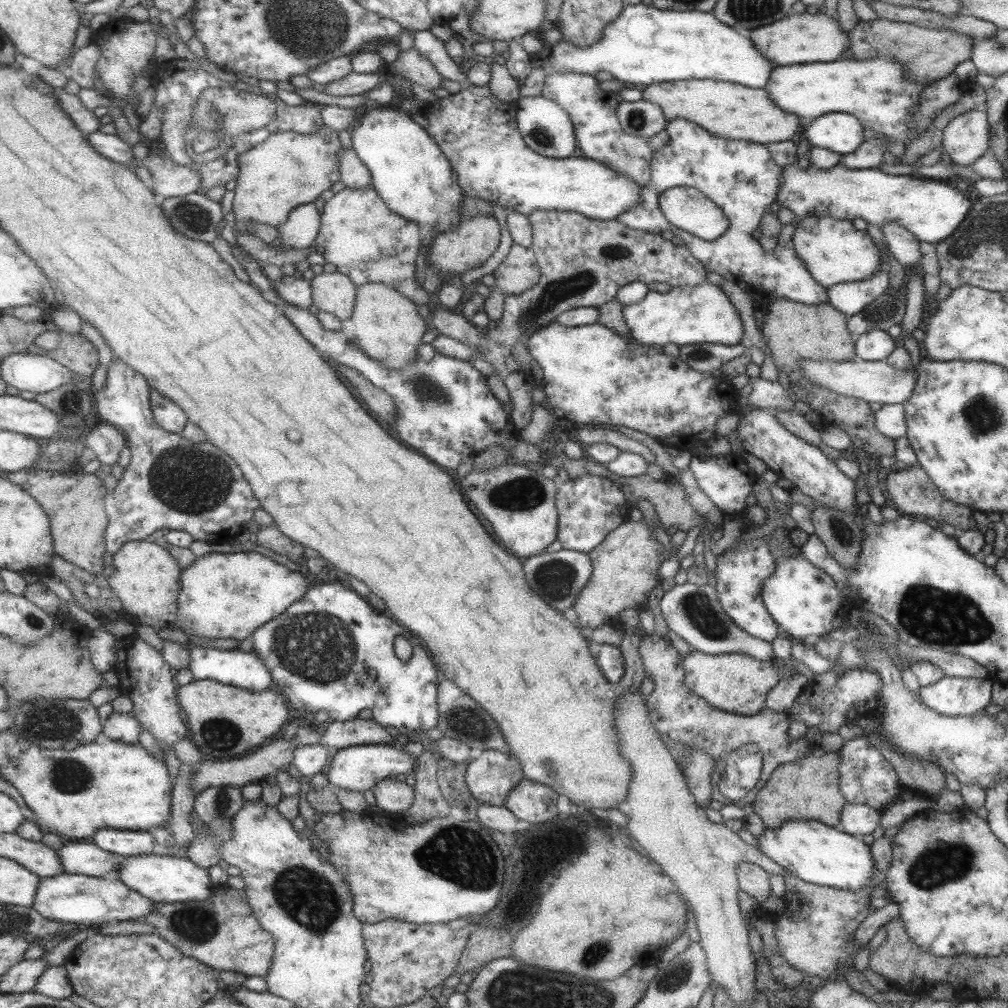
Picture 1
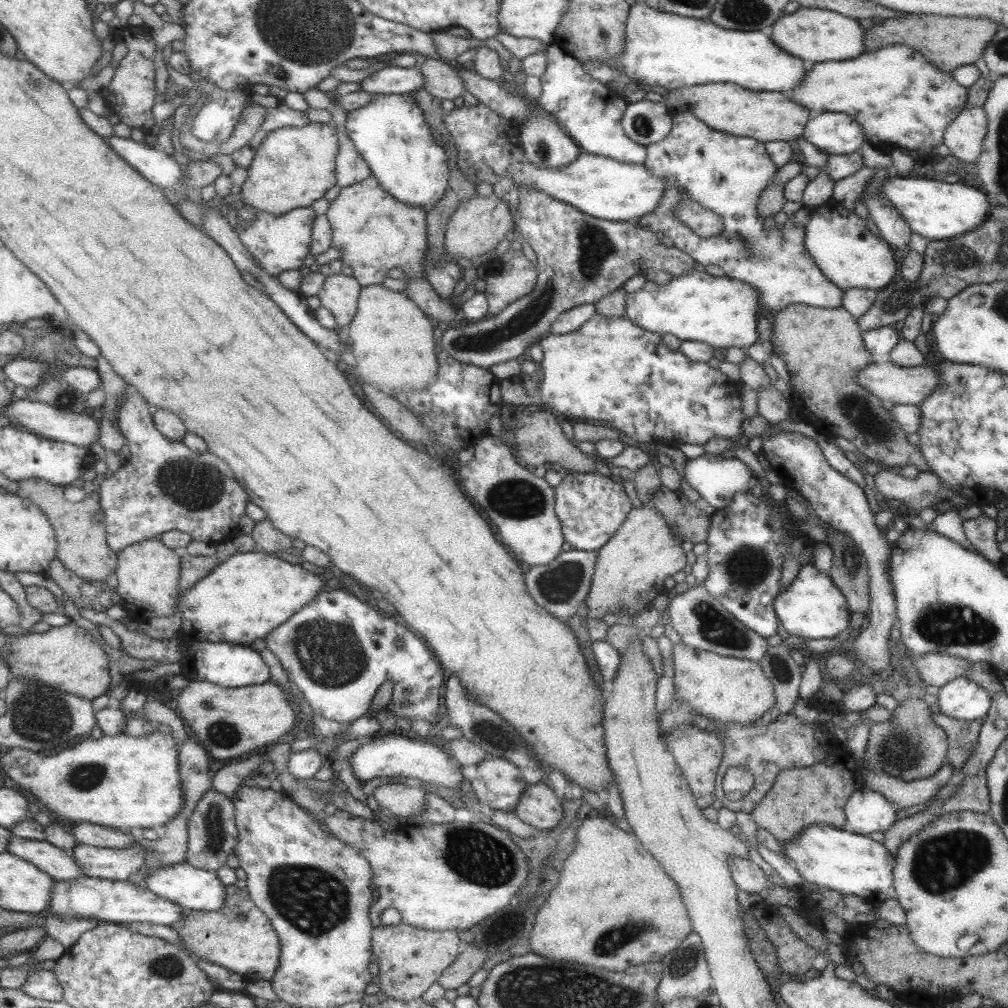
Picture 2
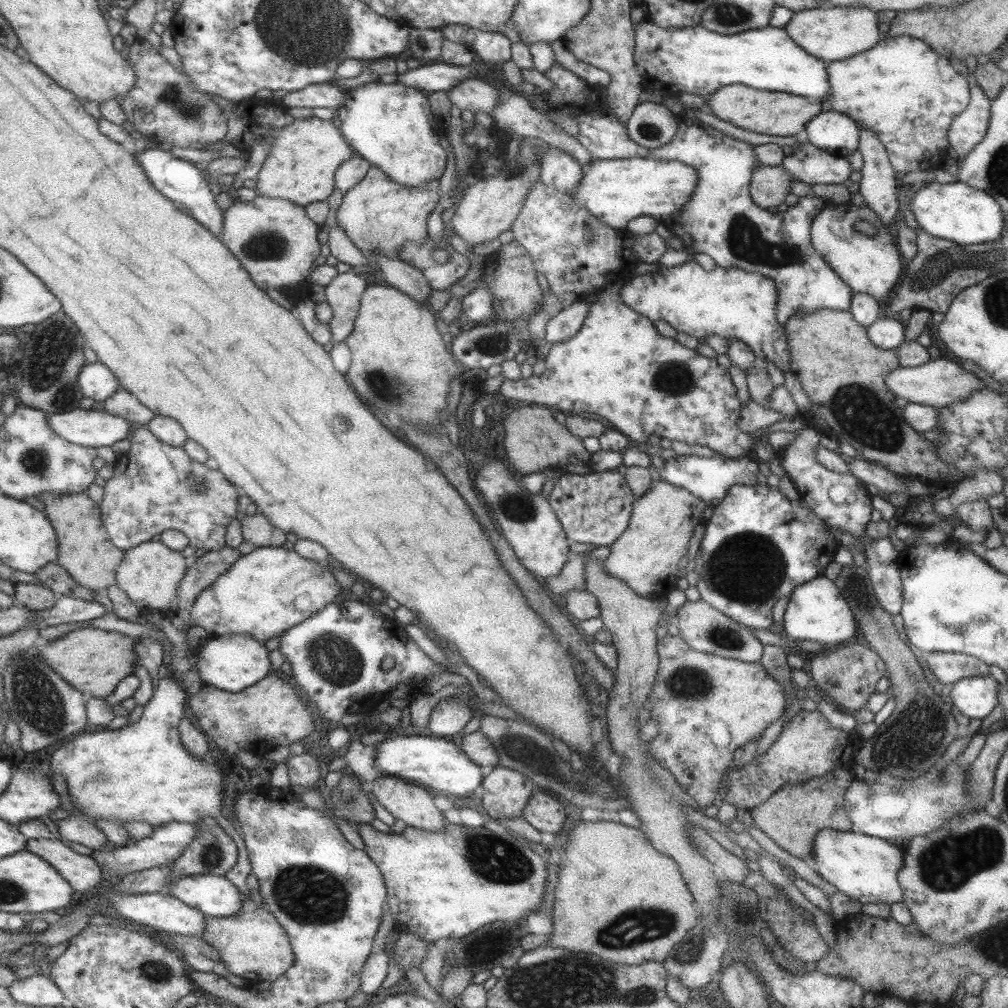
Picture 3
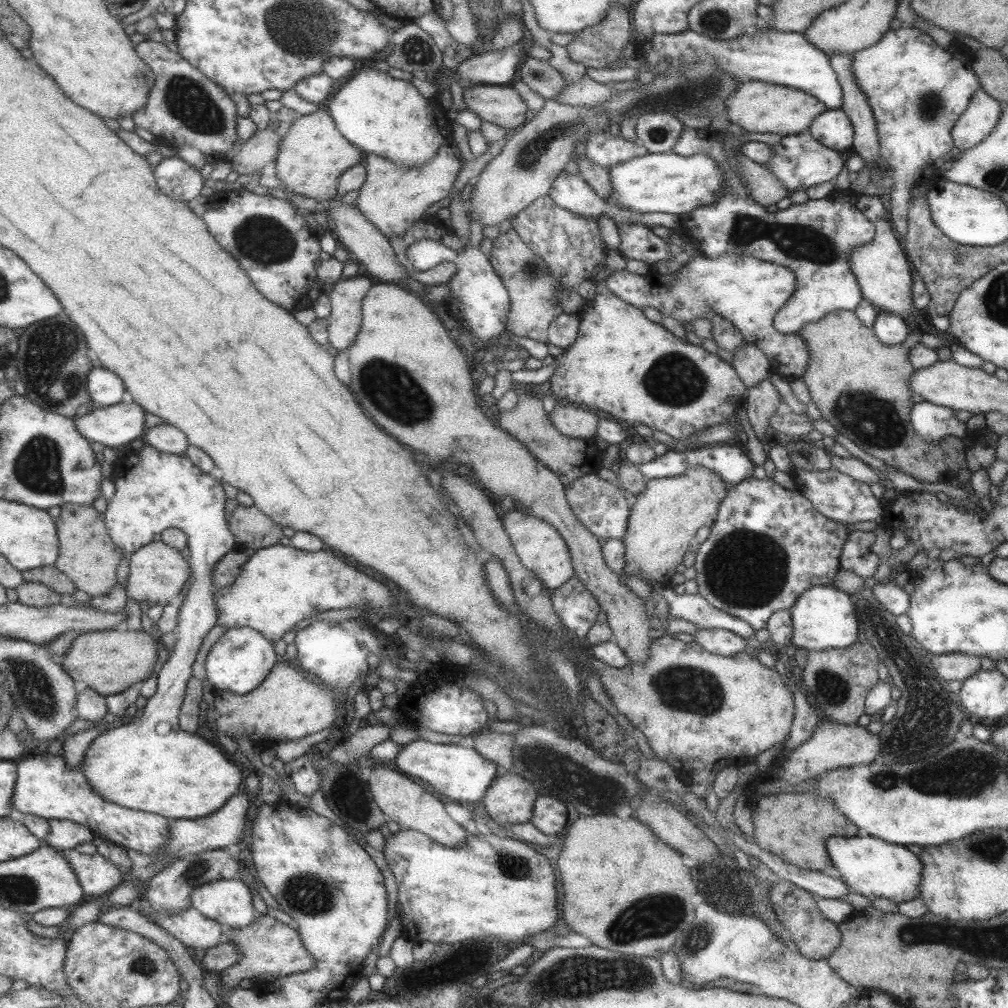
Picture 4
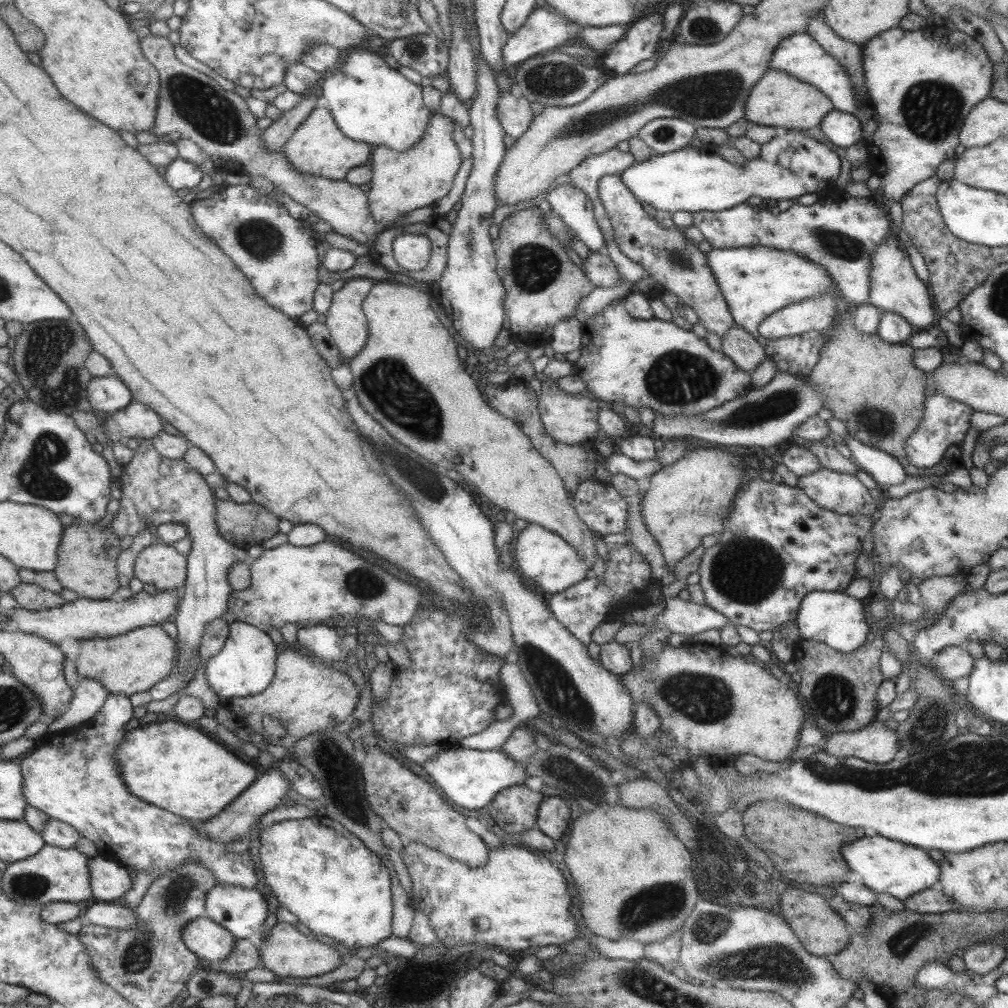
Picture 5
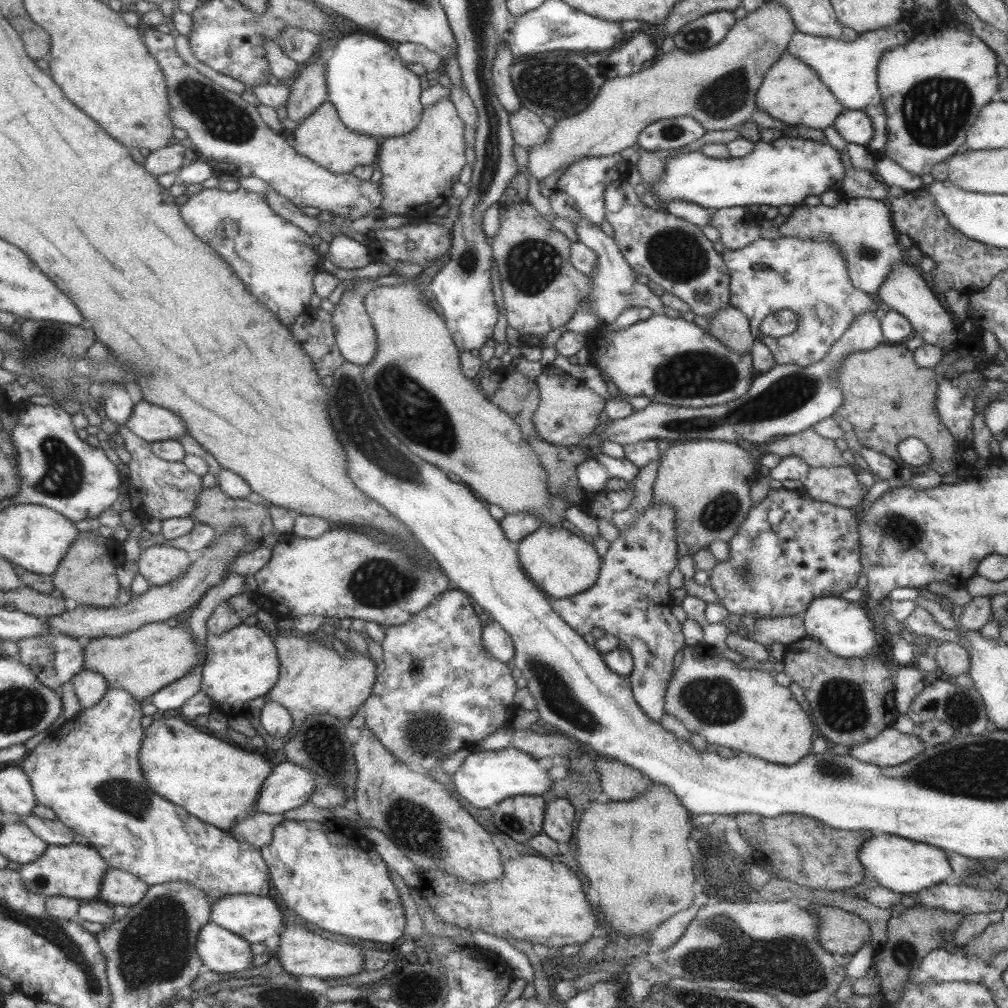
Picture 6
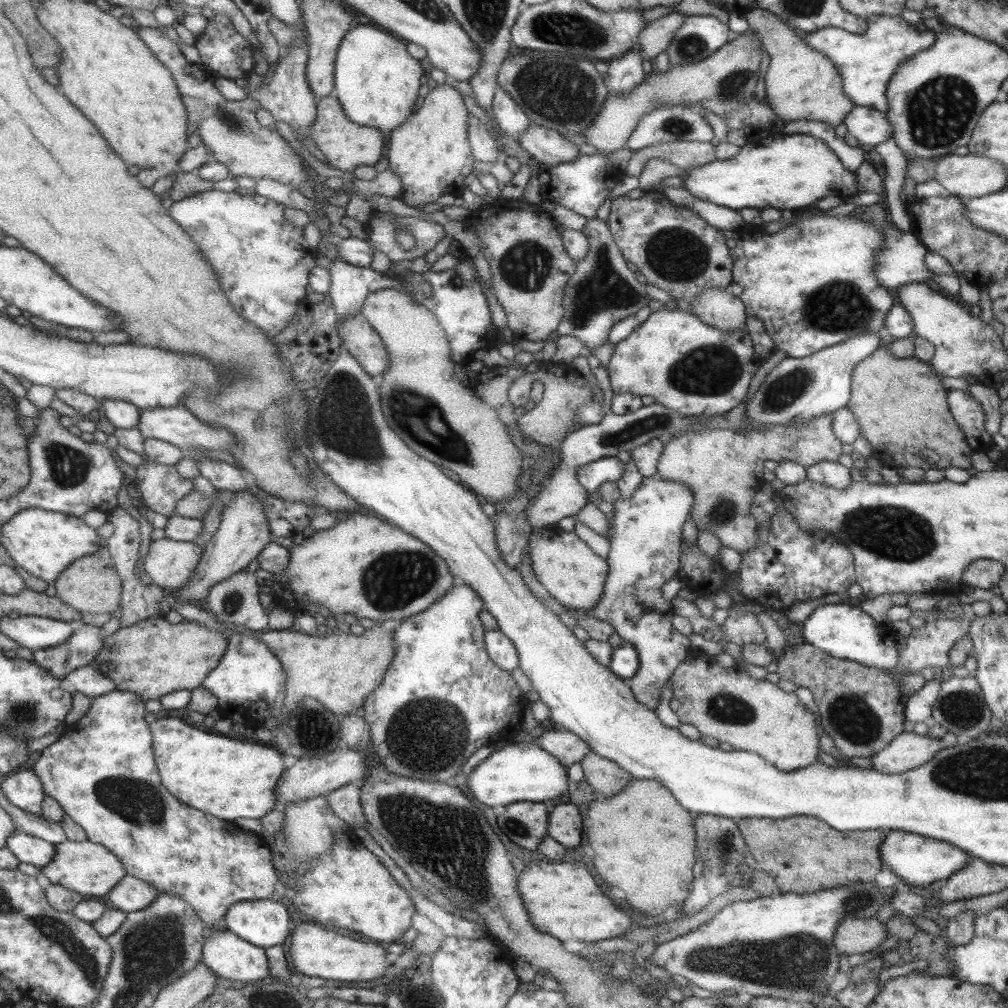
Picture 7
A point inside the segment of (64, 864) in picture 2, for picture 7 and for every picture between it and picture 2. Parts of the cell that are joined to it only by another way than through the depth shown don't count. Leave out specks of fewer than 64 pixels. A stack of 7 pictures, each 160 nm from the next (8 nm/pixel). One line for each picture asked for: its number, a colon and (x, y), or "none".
3: (84, 872)
4: (98, 876)
5: (111, 881)
6: (121, 887)
7: (132, 894)

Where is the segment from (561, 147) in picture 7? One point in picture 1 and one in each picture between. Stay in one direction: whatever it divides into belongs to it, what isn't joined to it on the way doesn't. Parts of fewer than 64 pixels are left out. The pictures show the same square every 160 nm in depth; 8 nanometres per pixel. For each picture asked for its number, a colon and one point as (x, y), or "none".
1: (411, 64)
2: (440, 80)
3: (472, 94)
4: (501, 105)
5: (512, 111)
6: (527, 130)

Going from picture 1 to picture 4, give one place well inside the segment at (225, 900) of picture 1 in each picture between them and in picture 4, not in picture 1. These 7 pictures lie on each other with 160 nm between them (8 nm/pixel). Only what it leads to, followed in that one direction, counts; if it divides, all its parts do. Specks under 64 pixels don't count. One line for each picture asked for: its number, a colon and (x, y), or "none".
2: (237, 936)
3: (251, 943)
4: (267, 946)

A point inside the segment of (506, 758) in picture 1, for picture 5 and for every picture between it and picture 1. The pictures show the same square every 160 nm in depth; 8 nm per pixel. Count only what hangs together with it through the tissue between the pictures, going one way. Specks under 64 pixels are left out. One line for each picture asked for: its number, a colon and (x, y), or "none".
2: (498, 783)
3: (505, 791)
4: (509, 799)
5: (515, 808)

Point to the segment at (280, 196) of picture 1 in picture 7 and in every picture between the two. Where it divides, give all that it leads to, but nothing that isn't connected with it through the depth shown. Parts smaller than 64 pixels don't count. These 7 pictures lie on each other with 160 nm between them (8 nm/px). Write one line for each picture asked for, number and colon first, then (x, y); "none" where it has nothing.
2: (292, 167)
3: (299, 166)
4: (312, 154)
5: (318, 148)
6: (321, 137)
7: (345, 145)

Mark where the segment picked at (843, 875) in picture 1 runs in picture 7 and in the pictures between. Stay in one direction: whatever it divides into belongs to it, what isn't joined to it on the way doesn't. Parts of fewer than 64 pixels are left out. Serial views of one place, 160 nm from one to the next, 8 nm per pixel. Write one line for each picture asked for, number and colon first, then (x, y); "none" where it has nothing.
2: (832, 858)
3: (863, 867)
4: (876, 869)
5: (899, 869)
6: (899, 865)
7: (915, 860)

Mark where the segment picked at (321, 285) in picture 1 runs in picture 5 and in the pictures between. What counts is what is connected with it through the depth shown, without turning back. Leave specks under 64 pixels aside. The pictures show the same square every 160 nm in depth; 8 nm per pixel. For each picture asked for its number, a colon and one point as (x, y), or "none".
2: (339, 293)
3: (343, 293)
4: (346, 296)
5: (345, 321)

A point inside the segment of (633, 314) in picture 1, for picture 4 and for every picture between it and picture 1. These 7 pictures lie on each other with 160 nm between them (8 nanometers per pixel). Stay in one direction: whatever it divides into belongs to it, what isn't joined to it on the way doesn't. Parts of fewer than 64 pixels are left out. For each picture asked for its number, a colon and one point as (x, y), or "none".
2: (720, 311)
3: (737, 305)
4: (747, 292)

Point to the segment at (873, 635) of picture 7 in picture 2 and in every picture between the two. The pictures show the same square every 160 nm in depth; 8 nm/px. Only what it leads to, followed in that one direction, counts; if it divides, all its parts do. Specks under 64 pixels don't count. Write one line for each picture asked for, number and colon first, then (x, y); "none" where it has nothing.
2: (811, 606)
3: (816, 611)
4: (823, 617)
5: (836, 619)
6: (842, 627)

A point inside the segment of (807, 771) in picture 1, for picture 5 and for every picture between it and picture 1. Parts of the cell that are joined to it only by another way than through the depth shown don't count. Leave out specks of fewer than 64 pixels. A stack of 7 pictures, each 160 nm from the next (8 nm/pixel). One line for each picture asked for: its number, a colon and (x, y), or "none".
2: (799, 797)
3: (791, 817)
4: (793, 826)
5: (803, 846)

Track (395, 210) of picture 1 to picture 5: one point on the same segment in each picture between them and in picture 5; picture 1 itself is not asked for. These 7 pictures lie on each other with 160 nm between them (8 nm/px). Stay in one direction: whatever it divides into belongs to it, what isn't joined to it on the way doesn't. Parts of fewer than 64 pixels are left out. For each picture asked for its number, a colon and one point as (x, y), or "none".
2: (390, 134)
3: (391, 126)
4: (380, 115)
5: (370, 102)

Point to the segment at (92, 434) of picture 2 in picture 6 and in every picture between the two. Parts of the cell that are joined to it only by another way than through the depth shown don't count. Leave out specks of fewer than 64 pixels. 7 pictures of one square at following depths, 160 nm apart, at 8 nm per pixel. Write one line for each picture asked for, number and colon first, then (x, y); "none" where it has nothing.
3: (89, 428)
4: (117, 425)
5: (137, 420)
6: (152, 422)

